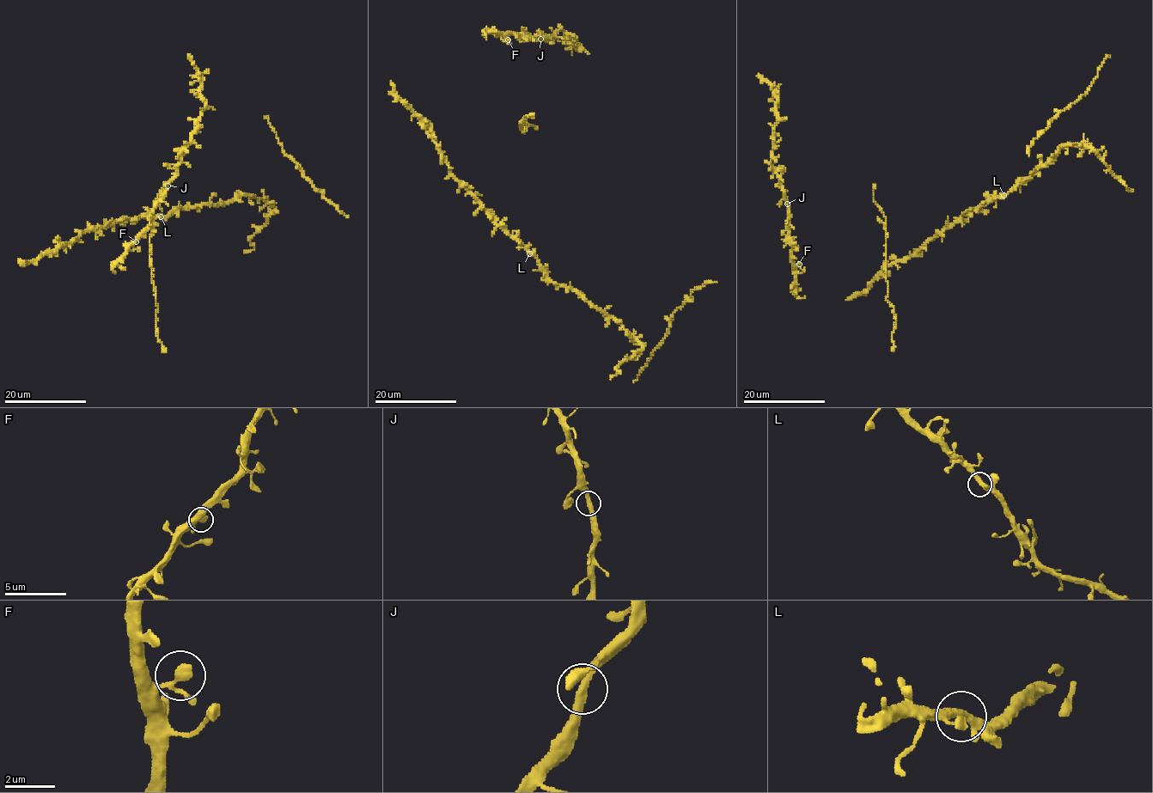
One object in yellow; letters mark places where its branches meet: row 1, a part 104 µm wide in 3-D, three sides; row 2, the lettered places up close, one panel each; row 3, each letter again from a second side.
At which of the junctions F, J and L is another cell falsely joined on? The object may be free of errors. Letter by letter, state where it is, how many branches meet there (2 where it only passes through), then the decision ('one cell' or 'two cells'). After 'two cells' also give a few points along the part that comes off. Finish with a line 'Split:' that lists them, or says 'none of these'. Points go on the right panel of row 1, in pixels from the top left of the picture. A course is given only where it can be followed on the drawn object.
F: (799, 264) | 2 | one cell
J: (787, 204) | 2 | one cell
L: (1003, 195) | 2 | one cell
Split: none of these

